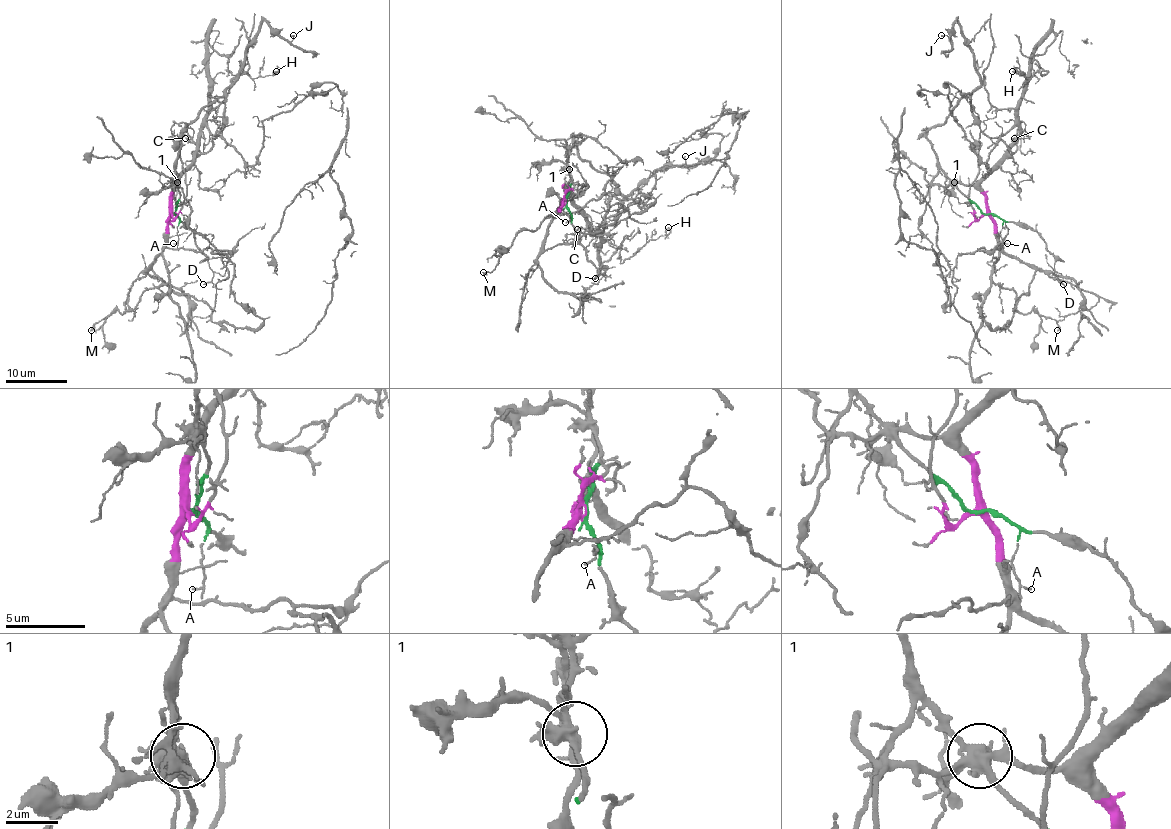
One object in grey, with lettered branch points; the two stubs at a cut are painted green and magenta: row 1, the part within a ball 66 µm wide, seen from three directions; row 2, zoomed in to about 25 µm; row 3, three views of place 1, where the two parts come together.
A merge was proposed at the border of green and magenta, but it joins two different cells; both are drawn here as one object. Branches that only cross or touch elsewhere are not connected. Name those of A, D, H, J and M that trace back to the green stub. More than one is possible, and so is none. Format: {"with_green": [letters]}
{"with_green": ["A", "D", "J"]}

